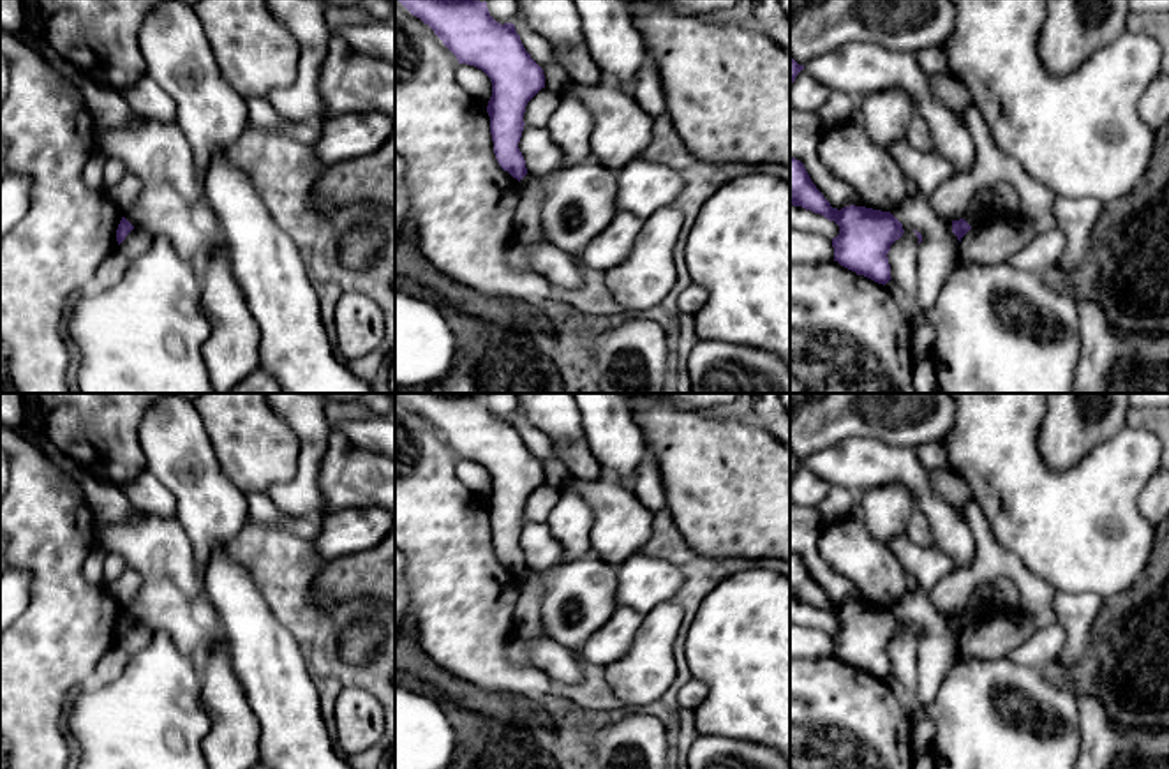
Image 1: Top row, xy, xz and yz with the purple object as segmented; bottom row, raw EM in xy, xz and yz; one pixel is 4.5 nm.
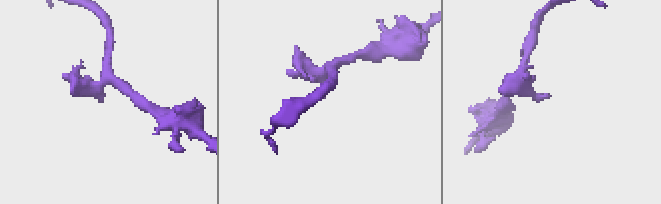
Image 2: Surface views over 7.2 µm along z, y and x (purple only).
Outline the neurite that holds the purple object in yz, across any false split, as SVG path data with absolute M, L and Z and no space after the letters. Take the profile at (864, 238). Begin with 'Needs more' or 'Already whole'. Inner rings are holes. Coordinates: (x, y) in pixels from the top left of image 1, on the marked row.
Already whole. M790 157L790 205L820 213L839 226L832 247L834 261L841 266L883 286L892 279L887 254L905 229L890 212L855 205L832 208L811 182L804 164L793 157Z

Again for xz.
Already whole. M398 0L428 25L458 63L481 69L492 81L487 106L499 166L518 182L527 175L518 148L527 102L545 88L543 69L525 51L513 23L497 23L480 0Z

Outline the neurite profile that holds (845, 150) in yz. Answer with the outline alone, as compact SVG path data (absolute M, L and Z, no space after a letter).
M859 120L827 127L820 138L818 157L829 173L859 192L866 208L892 213L910 194L897 162L869 141Z

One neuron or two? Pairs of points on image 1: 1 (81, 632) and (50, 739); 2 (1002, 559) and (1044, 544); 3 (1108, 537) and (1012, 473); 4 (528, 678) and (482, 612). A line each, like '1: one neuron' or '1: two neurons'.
1: one neuron
2: two neurons
3: one neuron
4: one neuron

